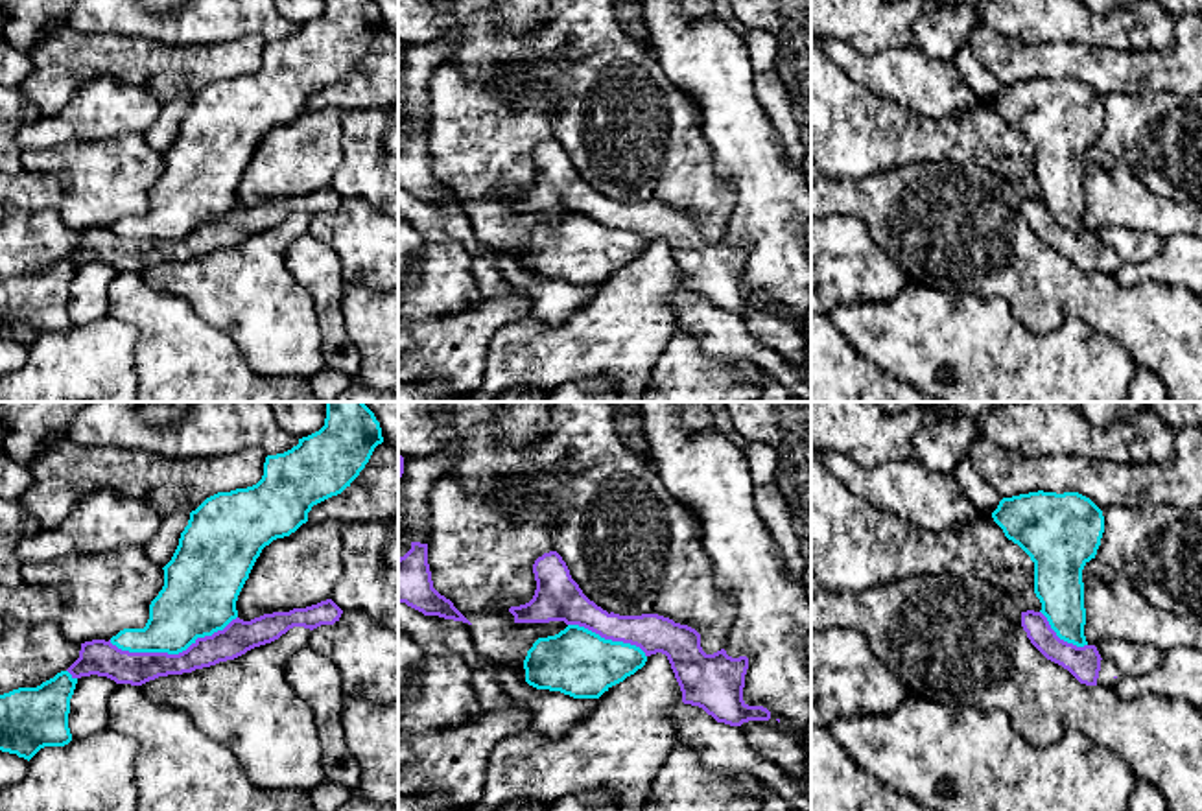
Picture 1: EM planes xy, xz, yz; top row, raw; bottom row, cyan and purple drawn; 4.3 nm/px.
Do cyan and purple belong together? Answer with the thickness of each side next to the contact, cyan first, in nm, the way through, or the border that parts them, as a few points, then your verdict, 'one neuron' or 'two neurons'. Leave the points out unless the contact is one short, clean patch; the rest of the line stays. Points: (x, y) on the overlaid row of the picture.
320 nm thick on the cyan side, 140 nm on the other; two neurons

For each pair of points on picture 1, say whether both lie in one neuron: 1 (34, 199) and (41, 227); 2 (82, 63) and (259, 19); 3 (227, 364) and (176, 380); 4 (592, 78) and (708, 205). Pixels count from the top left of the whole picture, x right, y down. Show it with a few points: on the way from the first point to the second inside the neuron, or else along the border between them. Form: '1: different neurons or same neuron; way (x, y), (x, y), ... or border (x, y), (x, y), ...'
1: different neurons; border (19, 207), (58, 211)
2: different neurons; border (120, 32), (172, 45), (207, 43)
3: same neuron; way (214, 376), (211, 380), (188, 380)
4: same neuron; way (616, 109), (681, 174)

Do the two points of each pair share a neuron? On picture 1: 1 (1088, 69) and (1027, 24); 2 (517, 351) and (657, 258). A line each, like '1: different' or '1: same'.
1: different
2: same

